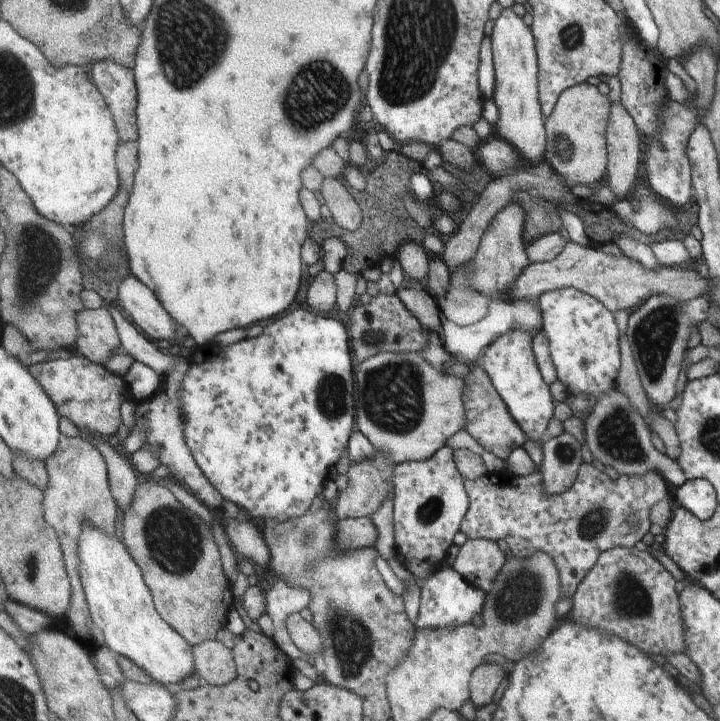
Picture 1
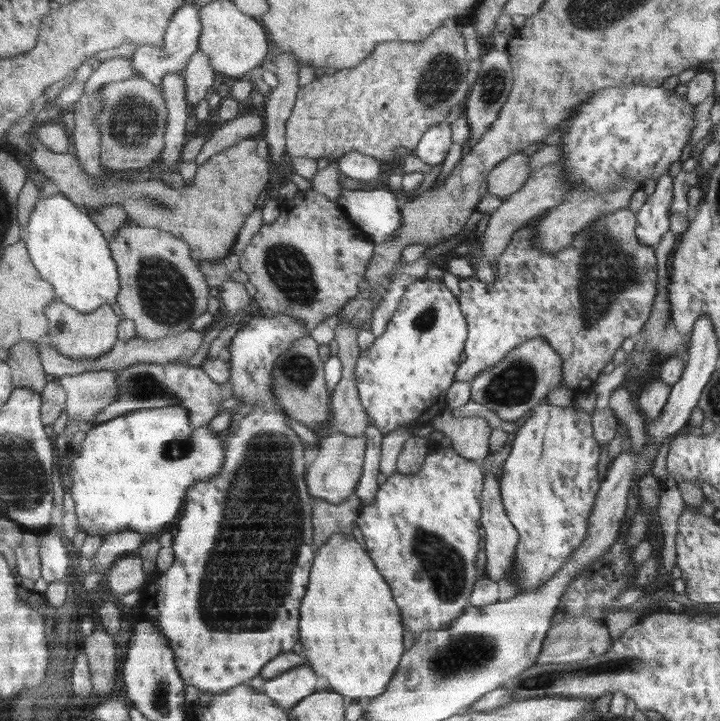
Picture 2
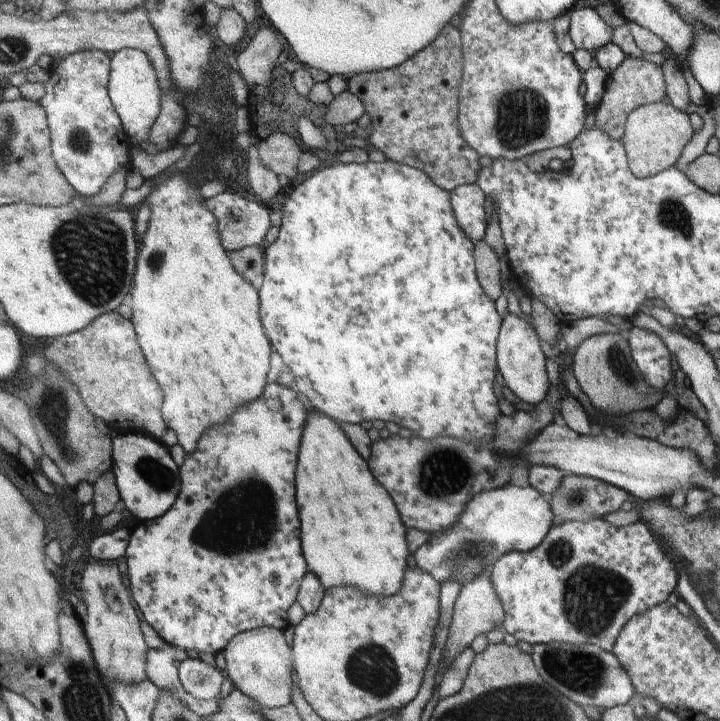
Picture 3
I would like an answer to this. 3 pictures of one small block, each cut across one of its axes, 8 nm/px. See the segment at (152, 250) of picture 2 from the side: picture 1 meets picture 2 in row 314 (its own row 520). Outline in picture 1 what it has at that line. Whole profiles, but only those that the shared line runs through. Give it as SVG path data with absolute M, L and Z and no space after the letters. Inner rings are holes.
M143 477L135 490L131 508L124 511L123 537L131 556L144 573L159 616L191 645L216 640L217 632L227 624L234 598L231 582L223 570L221 552L210 526L204 524L197 514L185 508L163 481Z

